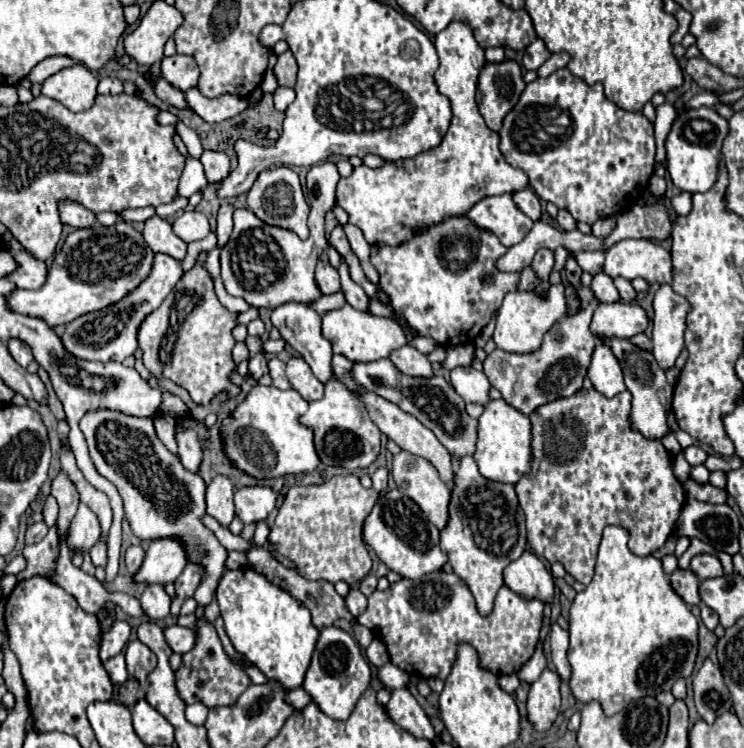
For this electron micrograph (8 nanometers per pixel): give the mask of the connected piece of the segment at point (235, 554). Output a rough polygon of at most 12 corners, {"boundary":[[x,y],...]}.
{"boundary":[[228,551],[224,569],[244,567],[240,551]]}

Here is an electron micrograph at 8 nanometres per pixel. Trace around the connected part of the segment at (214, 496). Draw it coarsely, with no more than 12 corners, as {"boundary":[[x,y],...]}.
{"boundary":[[226,475],[206,487],[206,513],[228,527],[236,487]]}

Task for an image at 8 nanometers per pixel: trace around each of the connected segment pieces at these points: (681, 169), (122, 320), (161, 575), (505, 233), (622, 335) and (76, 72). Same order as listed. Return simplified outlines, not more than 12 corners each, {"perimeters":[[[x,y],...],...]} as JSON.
{"perimeters":[[[712,107],[678,115],[666,139],[676,187],[708,191],[728,121]],[[156,255],[152,273],[122,301],[82,315],[62,333],[78,359],[124,361],[140,319],[182,277]],[[180,537],[156,539],[134,579],[164,585],[188,563]],[[510,193],[480,199],[468,213],[474,225],[494,231],[512,247],[534,221]],[[600,303],[590,331],[628,339],[648,327],[636,303]],[[76,63],[48,77],[42,93],[70,111],[86,111],[98,77]]]}

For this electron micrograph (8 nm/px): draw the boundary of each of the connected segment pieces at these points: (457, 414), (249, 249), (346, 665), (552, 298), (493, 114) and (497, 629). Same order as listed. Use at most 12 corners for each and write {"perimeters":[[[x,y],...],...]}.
{"perimeters":[[[358,361],[356,385],[414,415],[456,457],[474,453],[476,419],[444,377]],[[336,163],[306,175],[310,237],[234,211],[222,283],[254,307],[314,303]],[[320,631],[302,687],[346,721],[372,669],[354,637]],[[564,285],[514,291],[498,309],[494,343],[532,353],[566,313]],[[516,61],[486,63],[476,103],[492,131],[520,101]],[[456,573],[374,591],[356,619],[390,661],[446,679],[456,645],[494,675],[534,653],[544,603],[498,591],[480,617]]]}

